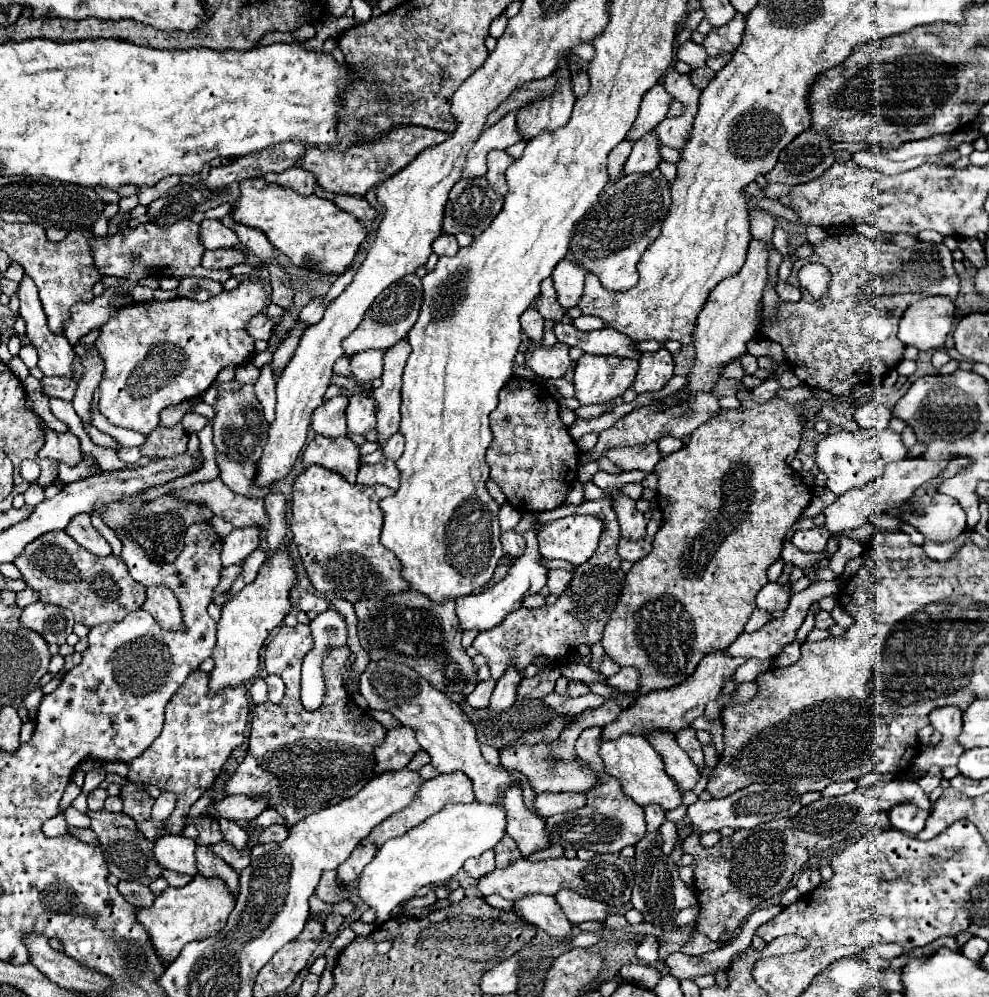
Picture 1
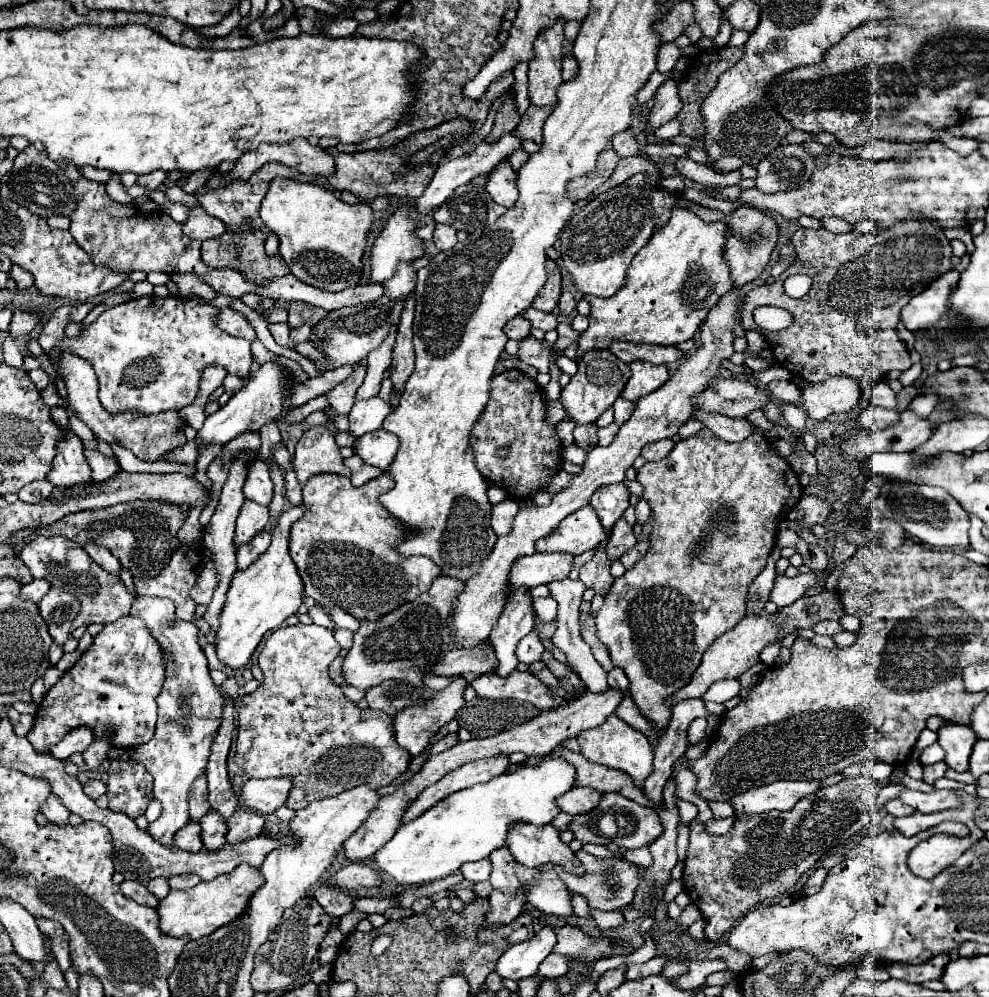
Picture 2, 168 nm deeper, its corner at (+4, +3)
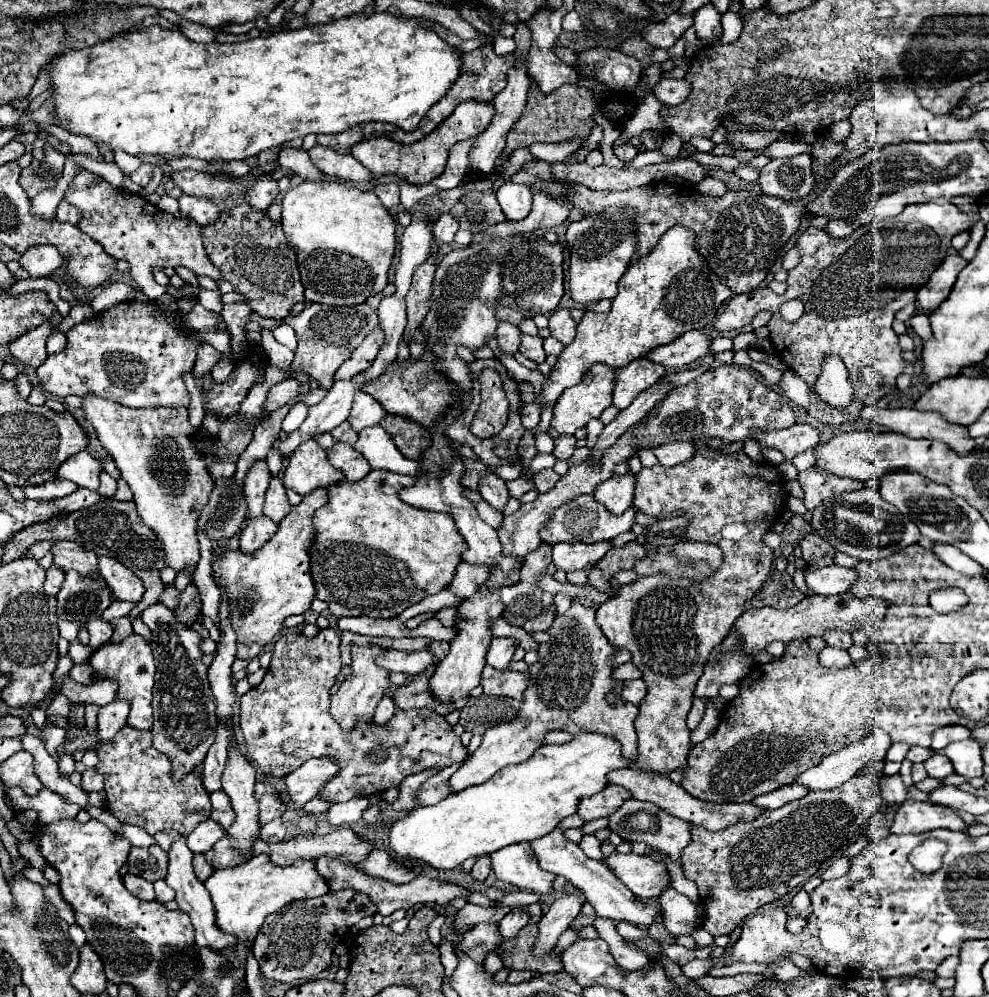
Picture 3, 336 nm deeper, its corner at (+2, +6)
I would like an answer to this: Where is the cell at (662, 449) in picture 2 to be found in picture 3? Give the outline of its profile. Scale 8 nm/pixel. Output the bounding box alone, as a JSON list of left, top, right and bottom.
[653,443,695,467]

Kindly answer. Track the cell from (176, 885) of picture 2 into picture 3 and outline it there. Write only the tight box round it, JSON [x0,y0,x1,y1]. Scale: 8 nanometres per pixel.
[193,853,215,881]

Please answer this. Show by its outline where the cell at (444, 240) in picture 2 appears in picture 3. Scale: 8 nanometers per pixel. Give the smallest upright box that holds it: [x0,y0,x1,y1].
[433,213,459,243]

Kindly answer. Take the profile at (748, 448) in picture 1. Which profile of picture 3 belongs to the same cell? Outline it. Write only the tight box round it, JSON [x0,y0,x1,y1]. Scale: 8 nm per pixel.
[597,449,787,775]

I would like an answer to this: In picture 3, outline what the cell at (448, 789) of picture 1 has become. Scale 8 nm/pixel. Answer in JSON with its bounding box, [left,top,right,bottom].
[453,601,637,791]

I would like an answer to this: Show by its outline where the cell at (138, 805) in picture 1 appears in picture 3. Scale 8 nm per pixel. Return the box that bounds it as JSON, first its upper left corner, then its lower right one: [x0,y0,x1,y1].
[95,725,211,835]

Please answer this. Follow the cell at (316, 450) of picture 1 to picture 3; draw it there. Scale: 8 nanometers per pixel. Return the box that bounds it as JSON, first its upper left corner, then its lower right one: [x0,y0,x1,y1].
[283,439,343,495]

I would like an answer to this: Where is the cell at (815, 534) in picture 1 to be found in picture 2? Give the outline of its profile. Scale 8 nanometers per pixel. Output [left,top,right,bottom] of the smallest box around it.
[789,494,829,532]

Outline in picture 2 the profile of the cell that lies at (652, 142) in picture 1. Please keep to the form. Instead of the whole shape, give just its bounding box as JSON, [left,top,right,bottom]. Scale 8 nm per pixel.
[645,80,681,136]

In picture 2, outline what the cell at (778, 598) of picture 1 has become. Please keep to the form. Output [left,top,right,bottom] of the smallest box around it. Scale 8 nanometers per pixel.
[769,570,829,608]

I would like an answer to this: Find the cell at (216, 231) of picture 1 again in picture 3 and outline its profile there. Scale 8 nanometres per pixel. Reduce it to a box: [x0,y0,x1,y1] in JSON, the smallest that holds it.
[177,193,219,227]

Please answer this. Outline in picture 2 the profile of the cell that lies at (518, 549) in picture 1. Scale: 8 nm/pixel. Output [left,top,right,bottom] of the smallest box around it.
[491,498,519,536]

